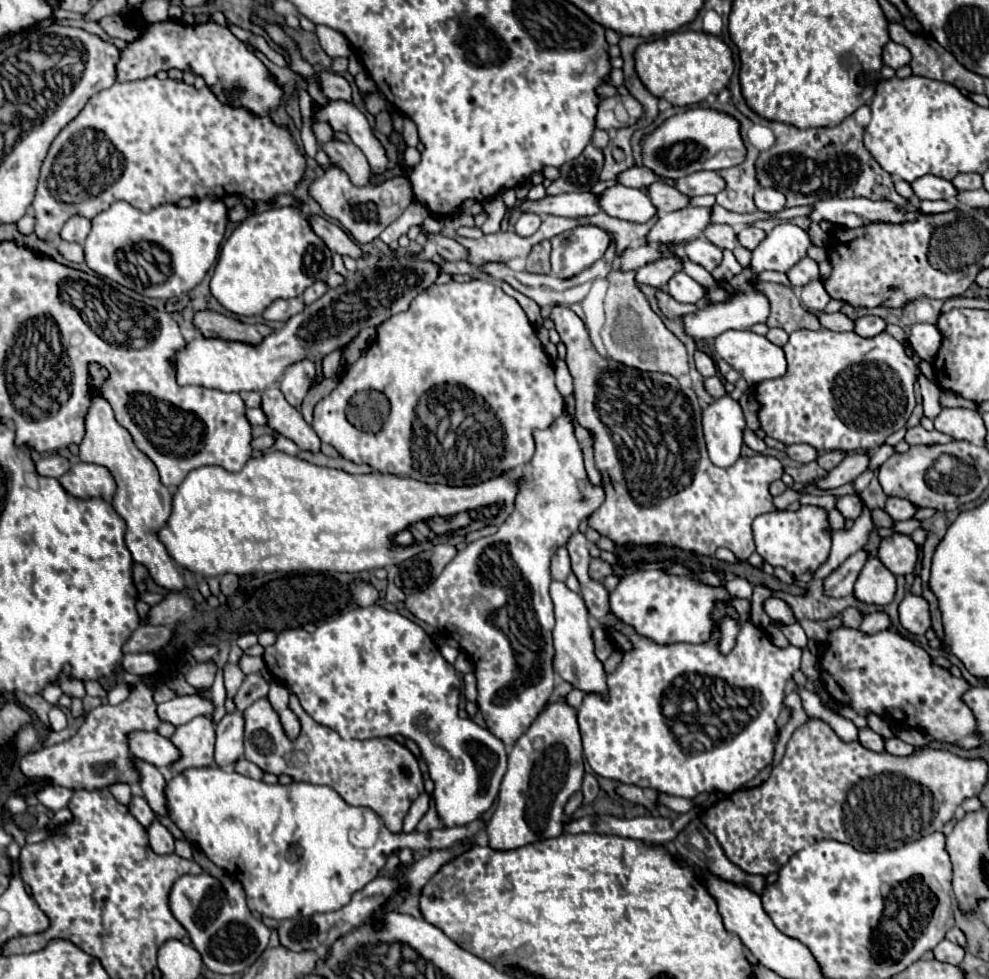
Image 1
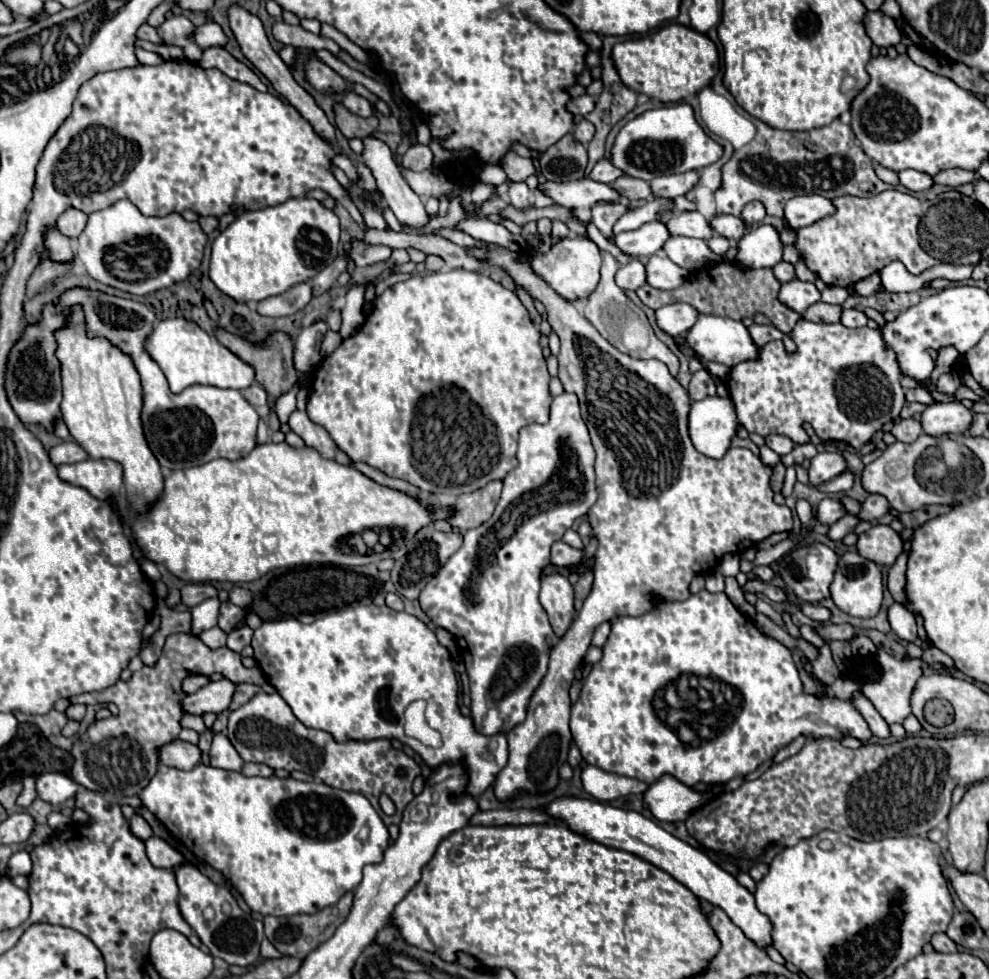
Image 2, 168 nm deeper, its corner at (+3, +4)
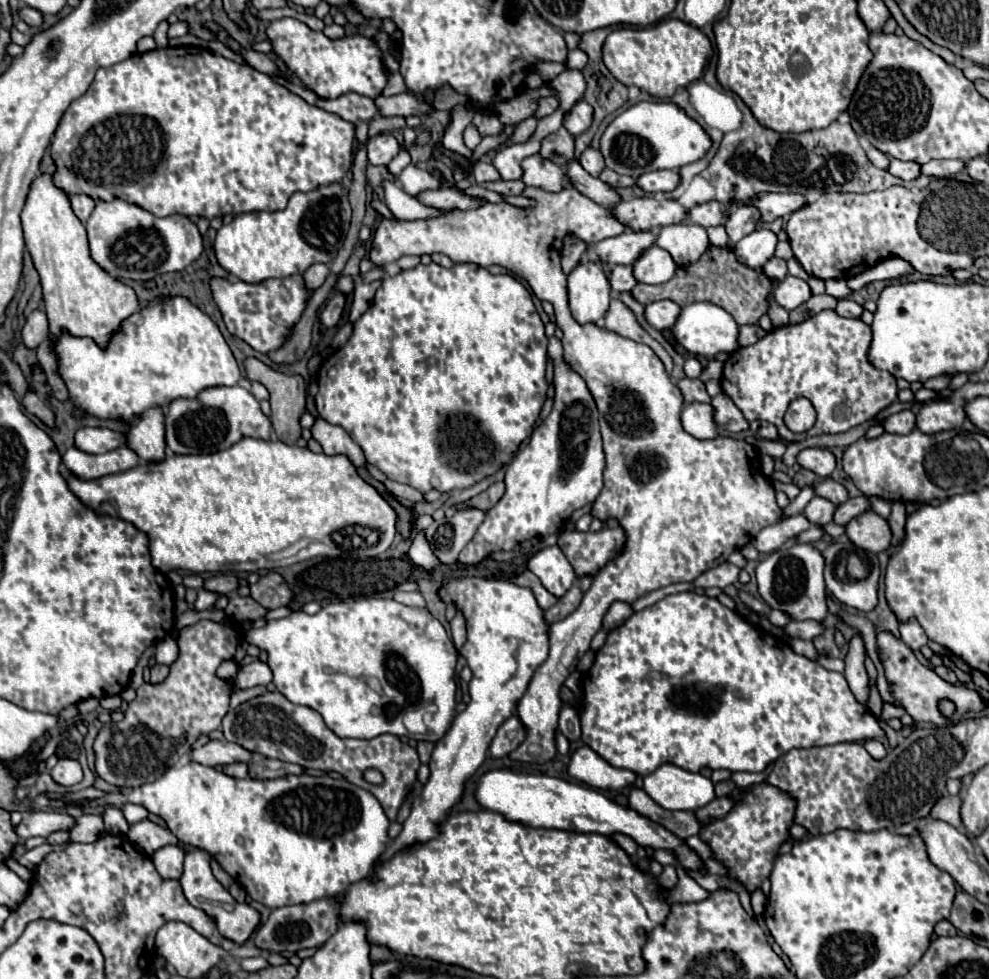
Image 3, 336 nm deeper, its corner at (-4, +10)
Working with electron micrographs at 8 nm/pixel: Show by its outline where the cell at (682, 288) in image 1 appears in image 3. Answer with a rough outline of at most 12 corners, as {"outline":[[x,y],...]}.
{"outline":[[657,245],[633,263],[635,279],[649,285],[675,275],[671,253]]}

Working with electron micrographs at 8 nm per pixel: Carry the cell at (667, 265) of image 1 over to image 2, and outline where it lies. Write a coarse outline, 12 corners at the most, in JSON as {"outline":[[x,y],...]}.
{"outline":[[636,259],[620,265],[616,285],[636,291],[644,285],[644,265]]}

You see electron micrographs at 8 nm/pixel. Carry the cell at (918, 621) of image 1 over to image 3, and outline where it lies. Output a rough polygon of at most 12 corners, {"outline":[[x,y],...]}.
{"outline":[[899,621],[901,641],[911,649],[921,649],[929,641],[915,621]]}

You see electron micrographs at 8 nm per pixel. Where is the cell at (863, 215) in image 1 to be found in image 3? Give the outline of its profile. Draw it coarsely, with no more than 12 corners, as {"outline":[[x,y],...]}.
{"outline":[[763,193],[751,205],[761,221],[773,221],[805,207],[801,193]]}

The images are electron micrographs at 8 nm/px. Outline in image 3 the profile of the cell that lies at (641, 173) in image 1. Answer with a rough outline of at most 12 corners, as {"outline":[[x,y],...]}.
{"outline":[[587,149],[579,163],[589,175],[599,177],[605,169],[603,155]]}

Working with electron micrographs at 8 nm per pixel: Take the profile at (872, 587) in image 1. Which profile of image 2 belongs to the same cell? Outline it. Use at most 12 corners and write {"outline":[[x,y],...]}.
{"outline":[[856,551],[838,557],[830,597],[852,617],[876,617],[882,573]]}

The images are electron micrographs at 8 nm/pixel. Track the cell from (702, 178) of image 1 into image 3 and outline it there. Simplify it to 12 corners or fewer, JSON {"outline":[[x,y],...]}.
{"outline":[[651,171],[637,179],[647,193],[673,191],[681,183],[679,171]]}

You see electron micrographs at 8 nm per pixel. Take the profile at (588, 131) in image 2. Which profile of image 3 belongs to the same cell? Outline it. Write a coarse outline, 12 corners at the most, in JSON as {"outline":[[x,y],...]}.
{"outline":[[581,101],[565,117],[563,127],[579,137],[593,123],[593,109]]}

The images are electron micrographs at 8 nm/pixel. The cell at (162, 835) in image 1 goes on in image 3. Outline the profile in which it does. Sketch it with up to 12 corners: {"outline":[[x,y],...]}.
{"outline":[[165,845],[151,855],[161,877],[179,879],[185,853]]}

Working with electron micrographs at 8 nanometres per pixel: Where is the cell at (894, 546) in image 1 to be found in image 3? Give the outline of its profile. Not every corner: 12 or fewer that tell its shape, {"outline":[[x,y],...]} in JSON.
{"outline":[[873,511],[849,521],[849,539],[865,551],[889,549],[889,523]]}

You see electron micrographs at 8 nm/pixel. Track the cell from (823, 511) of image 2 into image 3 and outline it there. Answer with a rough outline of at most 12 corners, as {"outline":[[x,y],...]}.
{"outline":[[813,497],[803,515],[813,525],[833,521],[835,505],[825,497]]}

